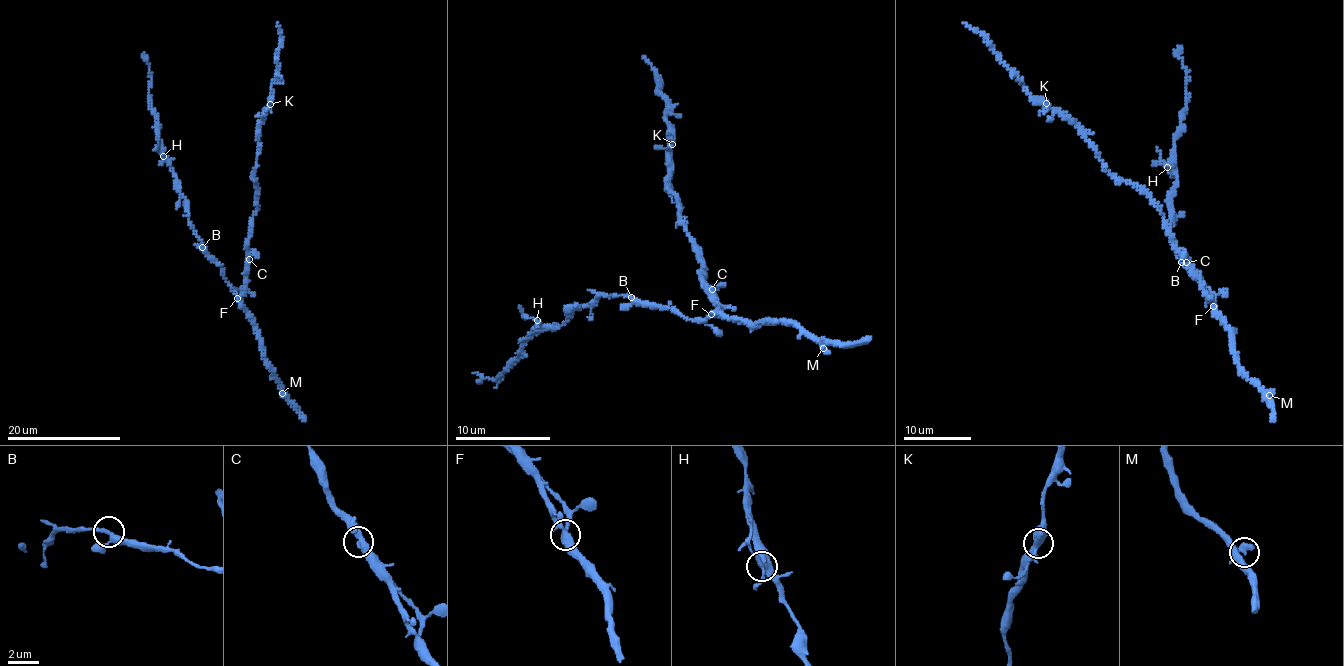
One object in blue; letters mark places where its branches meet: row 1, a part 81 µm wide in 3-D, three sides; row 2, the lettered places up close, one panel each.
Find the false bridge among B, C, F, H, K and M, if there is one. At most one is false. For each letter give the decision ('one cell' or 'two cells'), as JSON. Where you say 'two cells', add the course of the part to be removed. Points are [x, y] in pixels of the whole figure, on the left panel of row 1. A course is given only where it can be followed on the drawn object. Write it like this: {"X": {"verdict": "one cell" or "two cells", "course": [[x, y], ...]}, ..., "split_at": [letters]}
{"B": {"verdict": "one cell"}, "C": {"verdict": "one cell"}, "F": {"verdict": "one cell"}, "H": {"verdict": "two cells", "course": [[162, 156], [158, 137]]}, "K": {"verdict": "one cell"}, "M": {"verdict": "one cell"}, "split_at": ["H"]}

